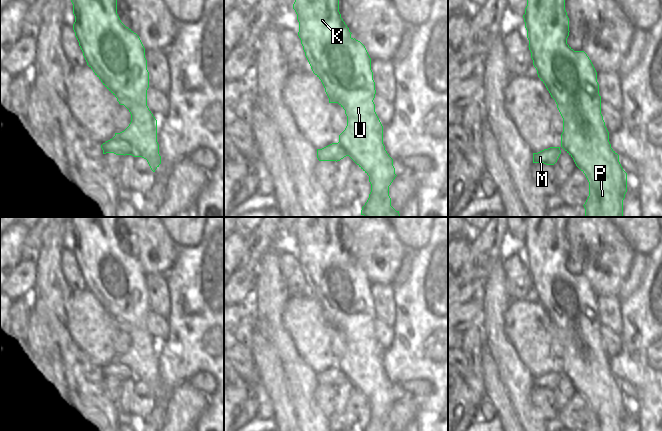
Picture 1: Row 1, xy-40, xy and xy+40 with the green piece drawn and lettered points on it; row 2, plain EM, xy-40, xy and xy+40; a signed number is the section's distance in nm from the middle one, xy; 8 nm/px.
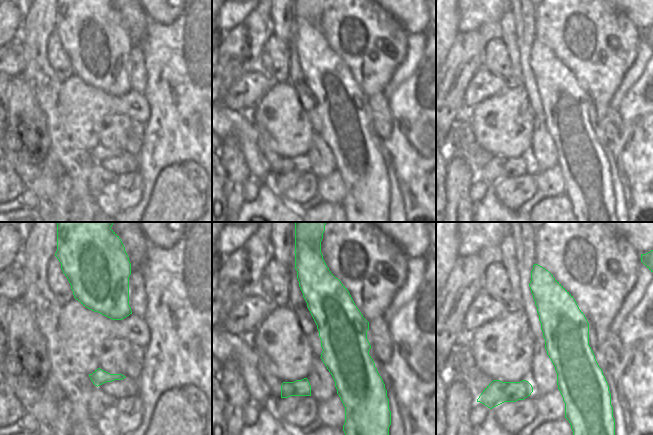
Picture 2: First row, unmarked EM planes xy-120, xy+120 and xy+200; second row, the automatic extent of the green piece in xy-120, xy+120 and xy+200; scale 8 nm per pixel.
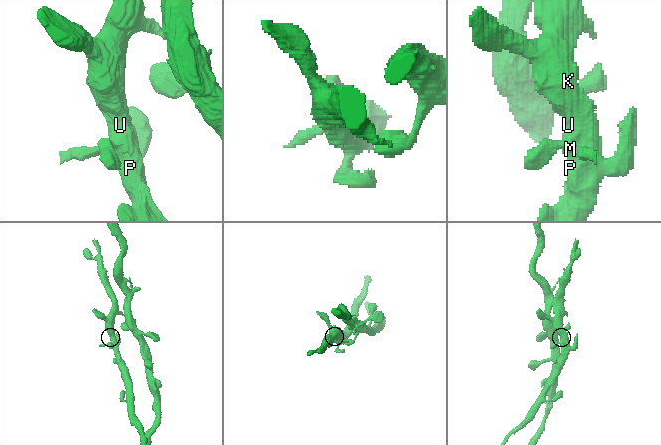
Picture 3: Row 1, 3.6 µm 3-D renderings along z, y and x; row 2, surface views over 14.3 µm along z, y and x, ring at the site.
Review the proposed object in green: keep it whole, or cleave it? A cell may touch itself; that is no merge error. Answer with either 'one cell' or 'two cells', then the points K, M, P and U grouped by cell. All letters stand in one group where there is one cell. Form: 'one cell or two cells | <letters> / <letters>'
one cell | K M P U

